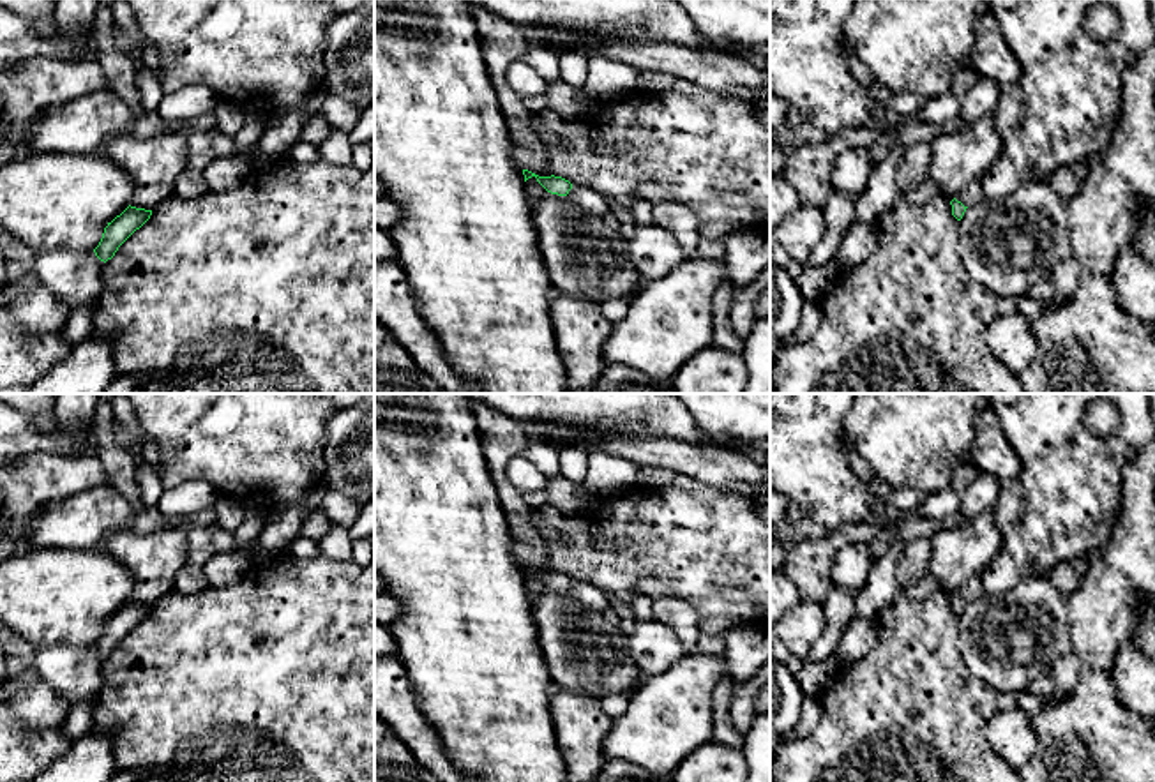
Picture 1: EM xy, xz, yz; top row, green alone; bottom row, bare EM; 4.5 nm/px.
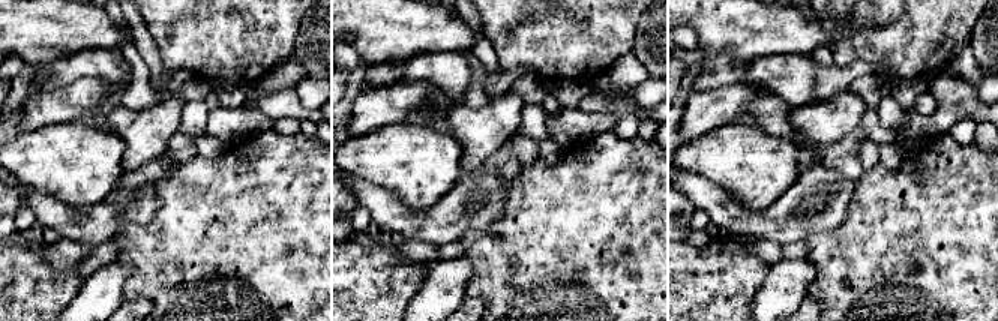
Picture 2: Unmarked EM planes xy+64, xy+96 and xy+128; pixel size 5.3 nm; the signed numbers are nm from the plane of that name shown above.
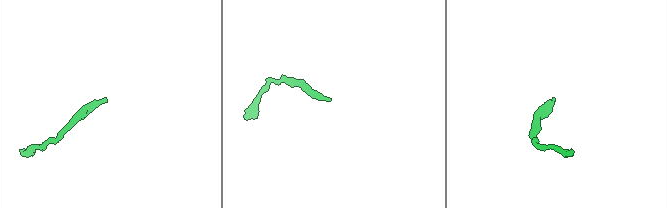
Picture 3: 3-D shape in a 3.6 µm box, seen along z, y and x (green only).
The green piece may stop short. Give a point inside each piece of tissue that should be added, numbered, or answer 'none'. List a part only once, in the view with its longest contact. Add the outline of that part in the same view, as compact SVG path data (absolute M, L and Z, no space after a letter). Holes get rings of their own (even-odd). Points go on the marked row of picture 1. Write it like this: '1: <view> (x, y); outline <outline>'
1: yz (972, 195); outline M980 178L973 180L964 191L955 196L955 199L961 201L964 207L973 207L978 201L985 199Z

